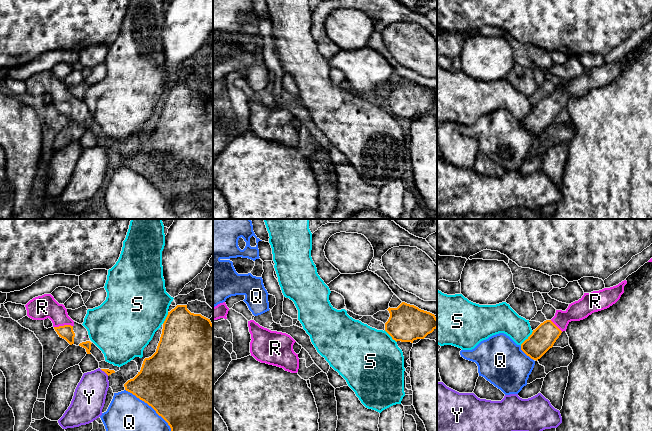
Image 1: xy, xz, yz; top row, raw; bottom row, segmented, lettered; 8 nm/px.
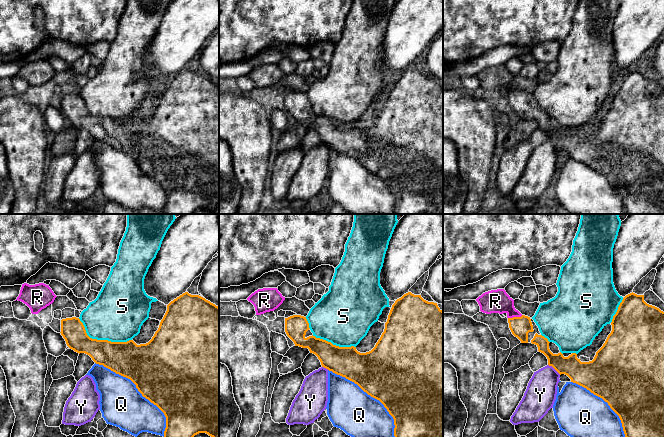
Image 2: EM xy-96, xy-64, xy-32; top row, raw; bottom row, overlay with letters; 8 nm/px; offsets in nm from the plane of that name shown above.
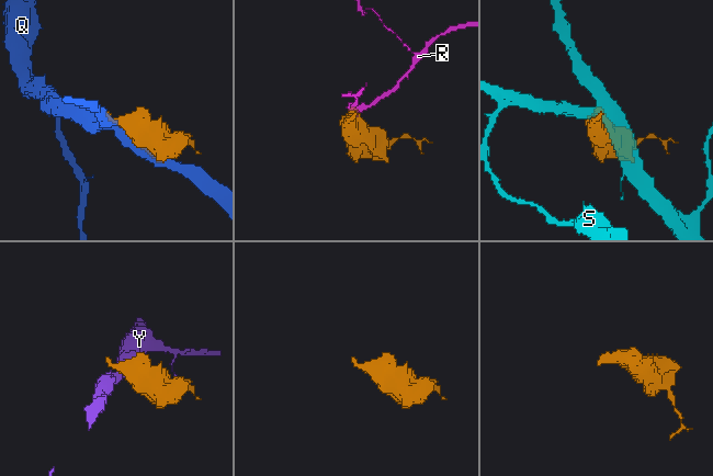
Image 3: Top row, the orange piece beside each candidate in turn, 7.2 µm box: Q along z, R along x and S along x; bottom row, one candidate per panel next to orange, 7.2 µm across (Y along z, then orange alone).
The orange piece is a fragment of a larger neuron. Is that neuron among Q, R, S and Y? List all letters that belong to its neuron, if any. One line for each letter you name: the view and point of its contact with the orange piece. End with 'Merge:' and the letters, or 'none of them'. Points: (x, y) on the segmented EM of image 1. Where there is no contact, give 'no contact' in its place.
R: xy (64, 325)
Merge: R

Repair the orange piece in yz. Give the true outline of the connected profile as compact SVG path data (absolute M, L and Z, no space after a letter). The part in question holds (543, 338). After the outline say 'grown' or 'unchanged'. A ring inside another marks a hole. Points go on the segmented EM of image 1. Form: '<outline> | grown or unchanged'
M624 280L616 286L604 288L591 293L584 293L581 299L569 304L565 311L556 310L551 320L541 323L532 334L521 344L521 350L533 360L540 359L563 331L566 331L571 321L580 321L594 312L609 308L615 304L624 293Z | grown

